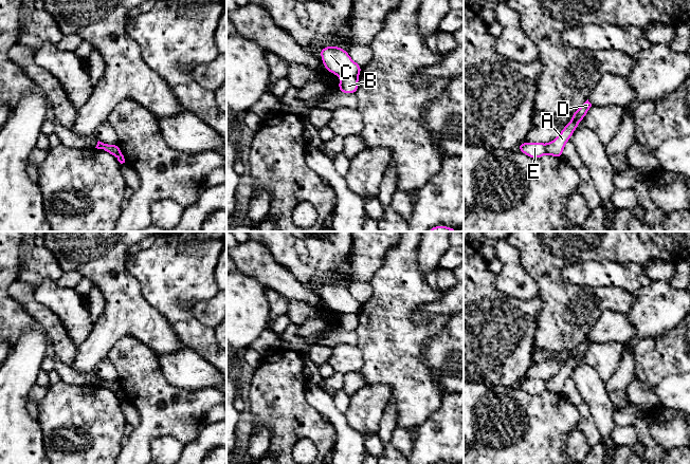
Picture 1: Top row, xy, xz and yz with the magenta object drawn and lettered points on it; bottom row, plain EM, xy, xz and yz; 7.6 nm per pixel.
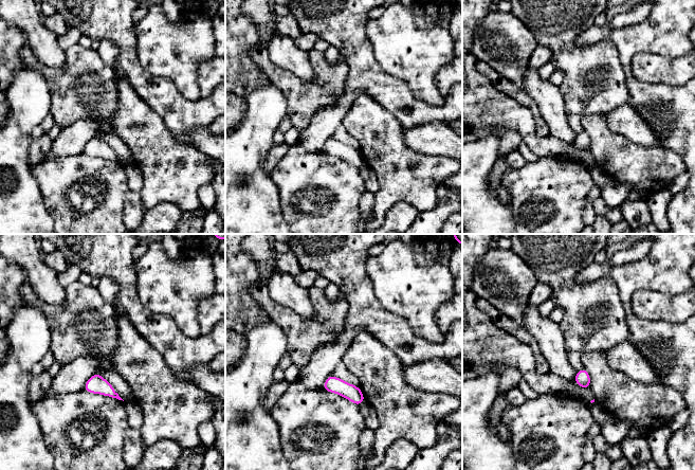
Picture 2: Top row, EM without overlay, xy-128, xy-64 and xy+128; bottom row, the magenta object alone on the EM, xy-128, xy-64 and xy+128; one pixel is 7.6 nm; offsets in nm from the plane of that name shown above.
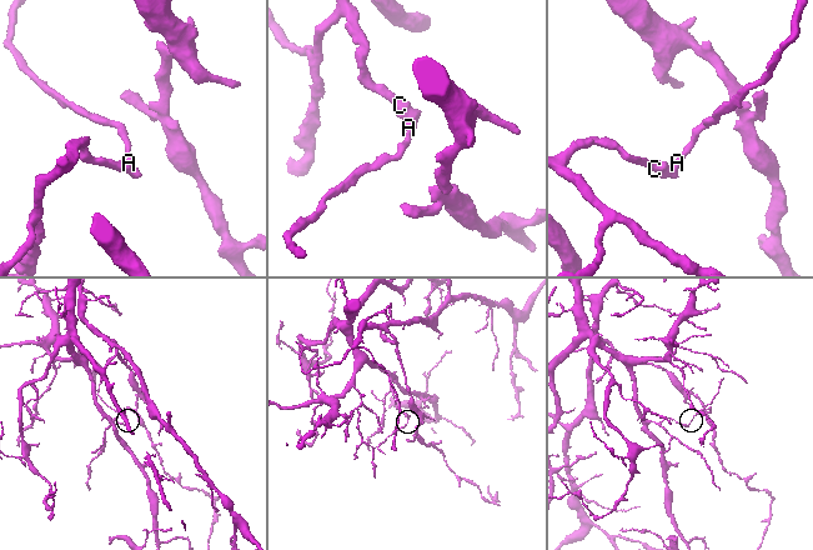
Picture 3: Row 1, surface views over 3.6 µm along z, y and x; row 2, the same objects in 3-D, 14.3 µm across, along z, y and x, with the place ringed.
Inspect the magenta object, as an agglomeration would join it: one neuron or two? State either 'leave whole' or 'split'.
split

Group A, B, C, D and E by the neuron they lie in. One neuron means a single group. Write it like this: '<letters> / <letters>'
A B D / C E

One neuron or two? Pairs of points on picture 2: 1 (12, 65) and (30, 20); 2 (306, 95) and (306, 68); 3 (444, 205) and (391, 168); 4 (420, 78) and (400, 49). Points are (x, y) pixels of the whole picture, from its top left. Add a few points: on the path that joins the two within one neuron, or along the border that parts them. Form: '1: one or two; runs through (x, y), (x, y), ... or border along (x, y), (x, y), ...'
1: two; border along (11, 23), (24, 33), (28, 41)
2: two; border along (282, 69), (306, 82), (316, 77)
3: two; border along (438, 199), (432, 209), (419, 212)
4: one; runs through (419, 71), (418, 67), (407, 56)

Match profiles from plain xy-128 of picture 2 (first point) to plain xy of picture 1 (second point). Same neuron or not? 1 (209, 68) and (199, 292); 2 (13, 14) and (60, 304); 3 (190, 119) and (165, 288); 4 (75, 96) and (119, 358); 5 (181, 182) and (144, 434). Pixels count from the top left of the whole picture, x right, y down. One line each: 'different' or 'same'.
1: different
2: same
3: different
4: different
5: same

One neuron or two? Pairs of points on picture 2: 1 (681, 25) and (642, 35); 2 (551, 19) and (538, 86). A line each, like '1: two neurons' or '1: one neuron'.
1: one neuron
2: two neurons

